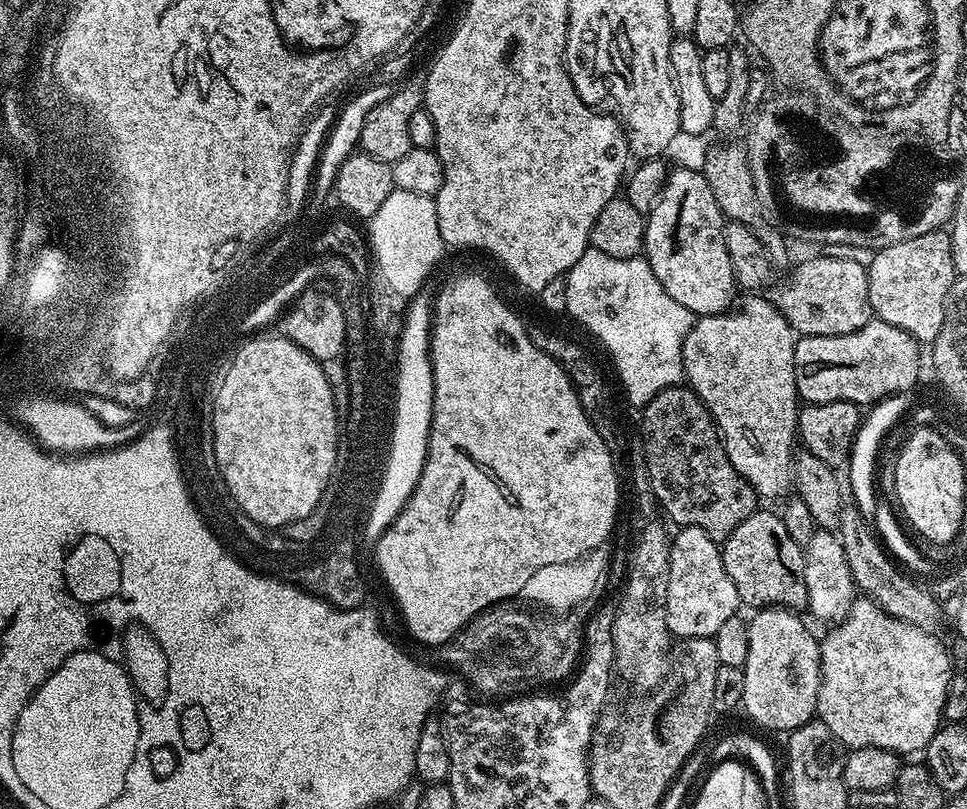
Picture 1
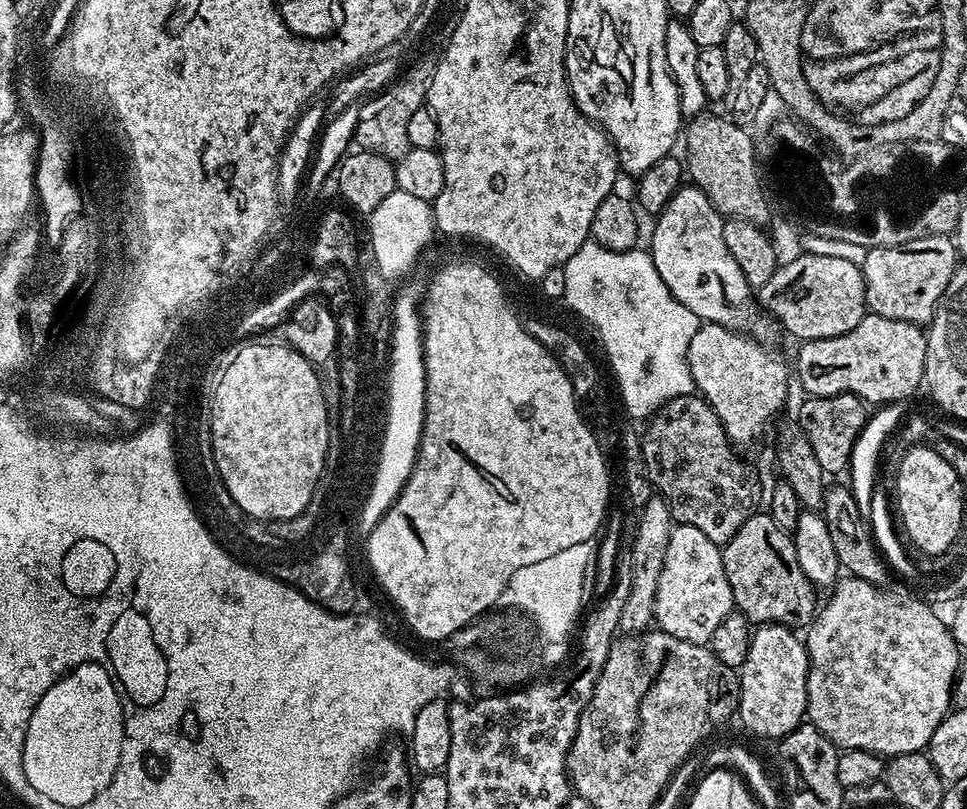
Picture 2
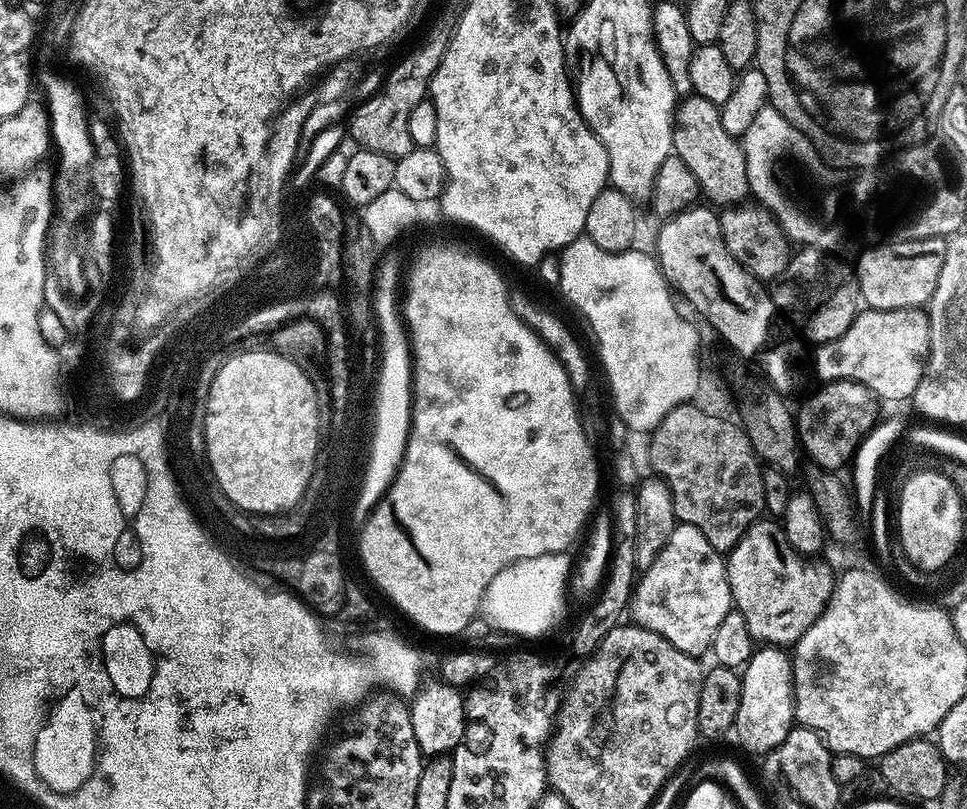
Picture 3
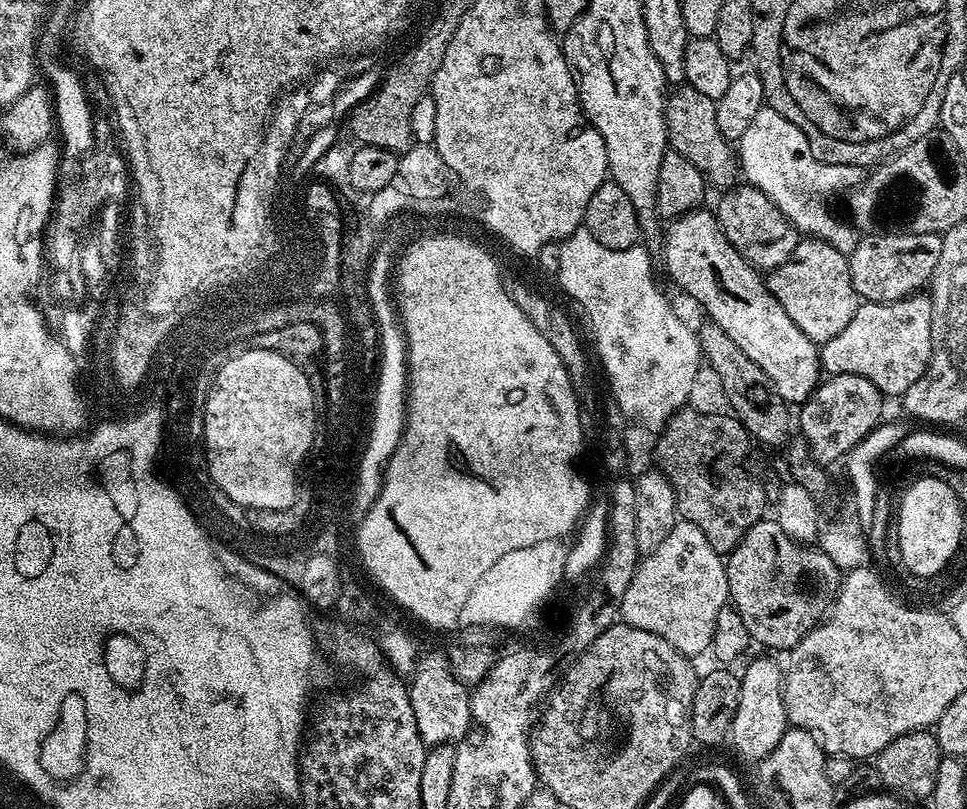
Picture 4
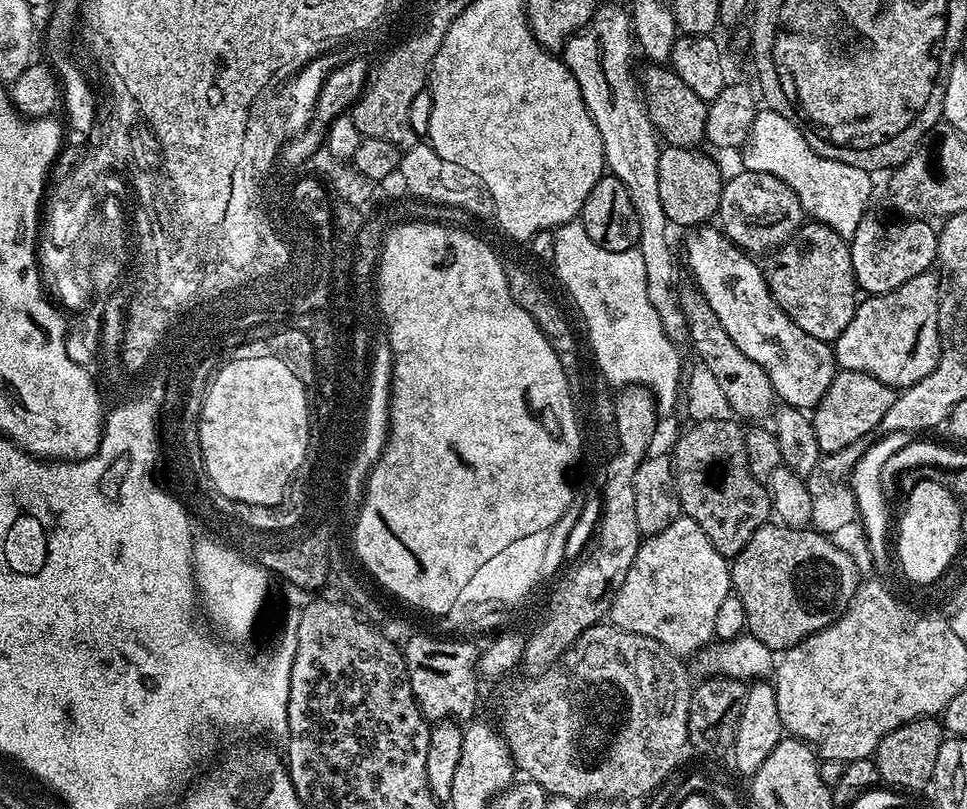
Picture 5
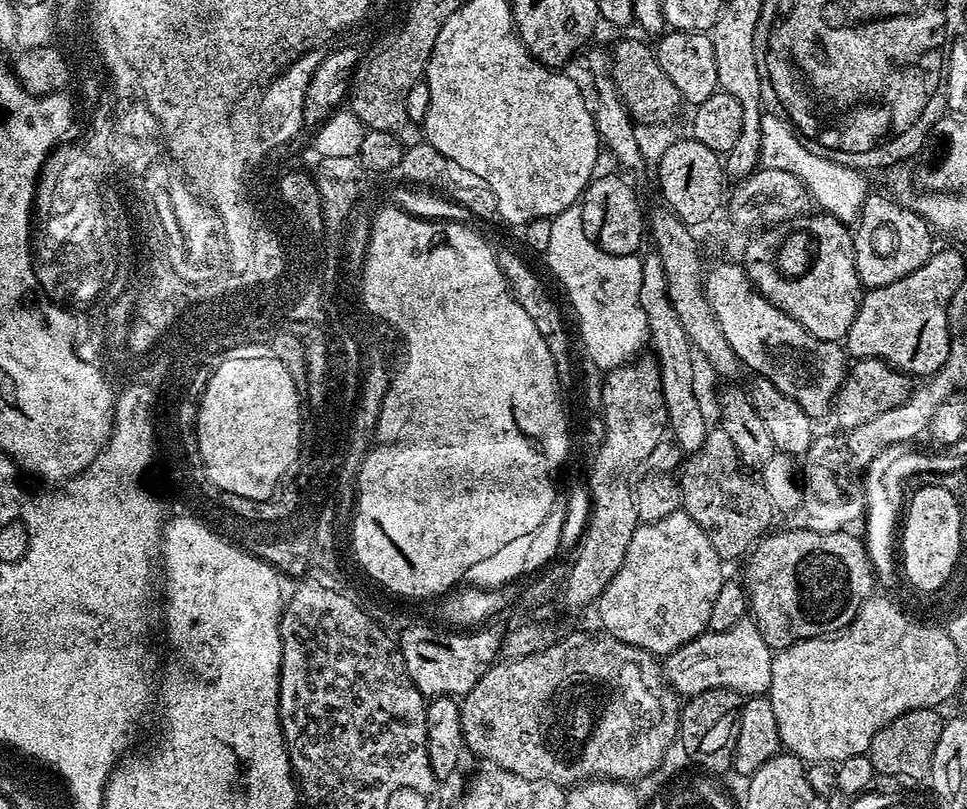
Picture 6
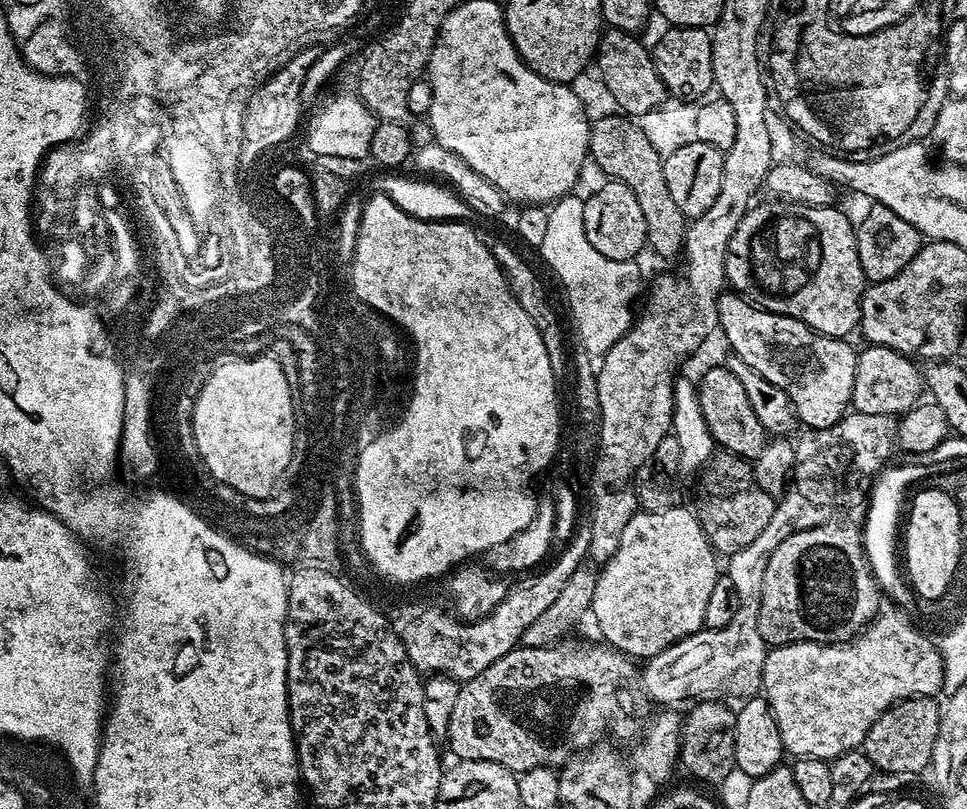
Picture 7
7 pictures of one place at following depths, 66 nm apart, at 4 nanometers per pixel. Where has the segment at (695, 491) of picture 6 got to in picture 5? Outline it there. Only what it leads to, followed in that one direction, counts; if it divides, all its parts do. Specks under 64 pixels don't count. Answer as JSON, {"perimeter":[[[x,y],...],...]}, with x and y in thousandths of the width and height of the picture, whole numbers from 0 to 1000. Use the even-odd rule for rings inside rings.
{"perimeter":[[[760,518],[749,520],[719,520],[699,544],[699,555],[693,559],[695,576],[699,580],[699,604],[703,612],[703,630],[722,650],[726,650],[726,660],[734,665],[734,675],[743,680],[750,690],[759,690],[780,665],[785,653],[795,646],[799,637],[798,616],[787,595],[778,590],[774,580],[774,557],[769,550],[770,533]]]}

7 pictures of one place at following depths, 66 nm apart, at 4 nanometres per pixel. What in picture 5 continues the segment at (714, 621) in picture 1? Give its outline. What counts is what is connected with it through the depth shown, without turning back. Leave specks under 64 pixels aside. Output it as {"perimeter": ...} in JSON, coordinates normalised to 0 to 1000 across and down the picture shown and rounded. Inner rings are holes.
{"perimeter":[[[704,635],[697,645],[693,645],[693,650],[689,650],[689,655],[663,666],[656,700],[651,700],[647,719],[643,719],[633,740],[631,766],[638,776],[676,789],[676,794],[685,794],[685,799],[689,799],[689,803],[698,811],[711,813],[715,806],[723,807],[737,795],[740,784],[738,763],[747,749],[747,739],[751,739],[757,731],[754,693],[743,685],[738,675],[734,675],[734,665],[726,660],[726,650],[722,650],[722,645]]]}

